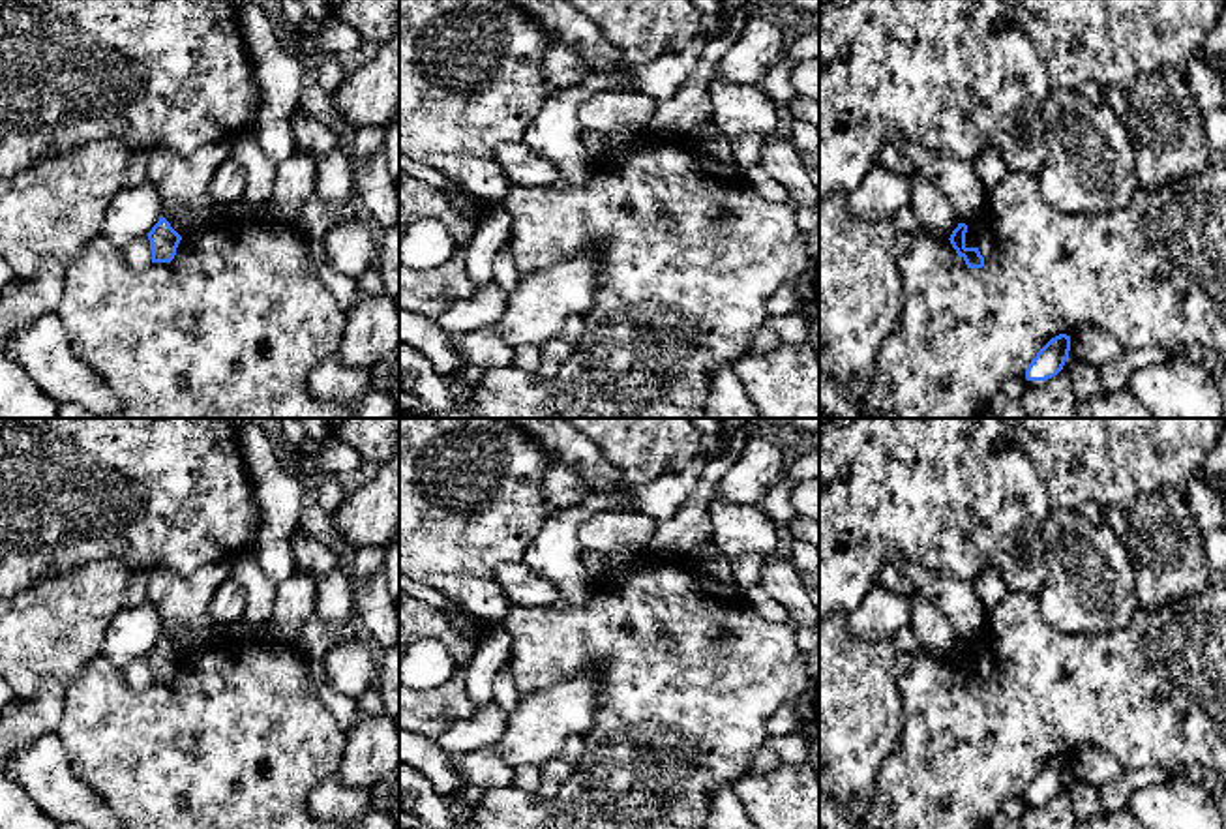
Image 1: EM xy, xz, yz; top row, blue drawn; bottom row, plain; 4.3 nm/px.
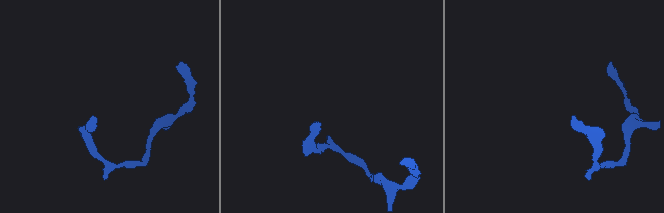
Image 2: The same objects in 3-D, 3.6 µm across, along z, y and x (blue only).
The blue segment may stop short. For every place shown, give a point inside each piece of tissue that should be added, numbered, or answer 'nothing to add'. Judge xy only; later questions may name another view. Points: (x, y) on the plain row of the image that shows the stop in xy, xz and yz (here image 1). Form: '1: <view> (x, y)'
nothing to add

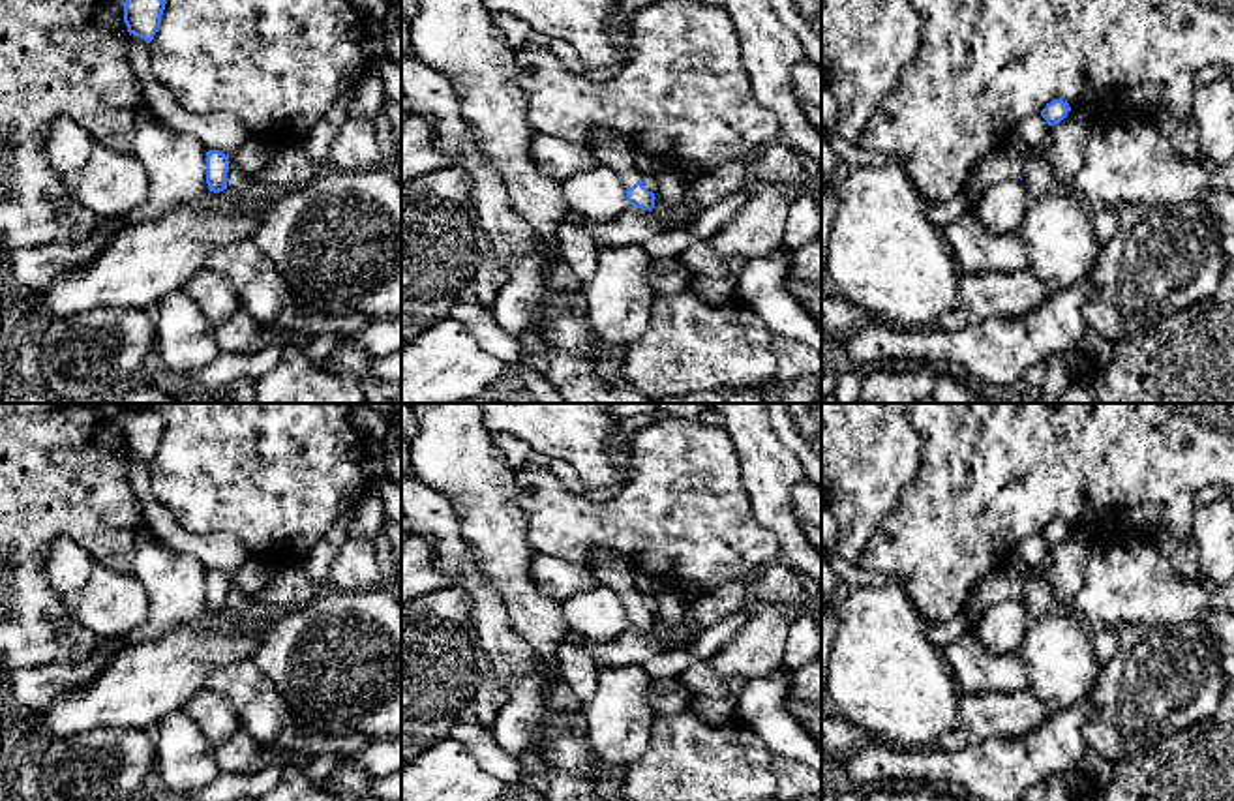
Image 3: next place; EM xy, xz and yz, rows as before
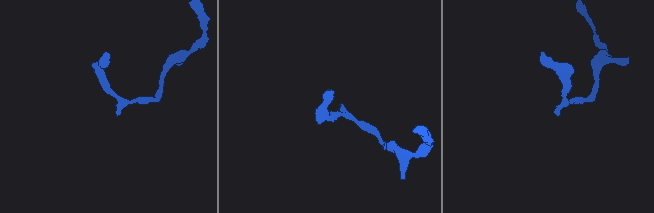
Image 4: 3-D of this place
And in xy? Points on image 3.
nothing to add

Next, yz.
nothing to add

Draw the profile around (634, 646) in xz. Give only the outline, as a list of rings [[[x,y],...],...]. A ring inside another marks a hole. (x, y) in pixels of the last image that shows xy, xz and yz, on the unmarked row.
[[[655,619],[653,630],[643,630],[628,625],[613,640],[594,642],[570,634],[566,642],[581,643],[594,660],[596,670],[604,670],[609,666],[643,668],[656,655],[677,649],[671,632],[658,619]]]

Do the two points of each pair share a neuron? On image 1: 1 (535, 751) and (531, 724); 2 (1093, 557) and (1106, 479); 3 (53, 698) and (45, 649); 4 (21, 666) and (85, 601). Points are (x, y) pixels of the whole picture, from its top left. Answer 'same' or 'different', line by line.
1: same
2: different
3: different
4: same

